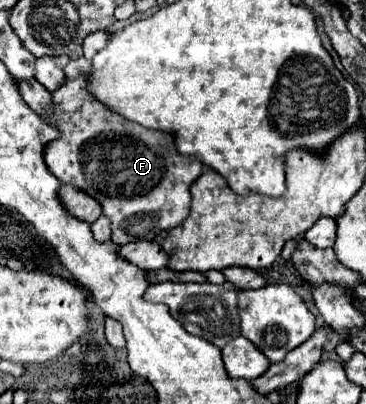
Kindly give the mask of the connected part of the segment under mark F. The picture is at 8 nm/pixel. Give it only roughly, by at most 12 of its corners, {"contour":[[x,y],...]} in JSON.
{"contour":[[64,67],[44,161],[98,199],[112,241],[190,213],[202,161],[88,93]]}

